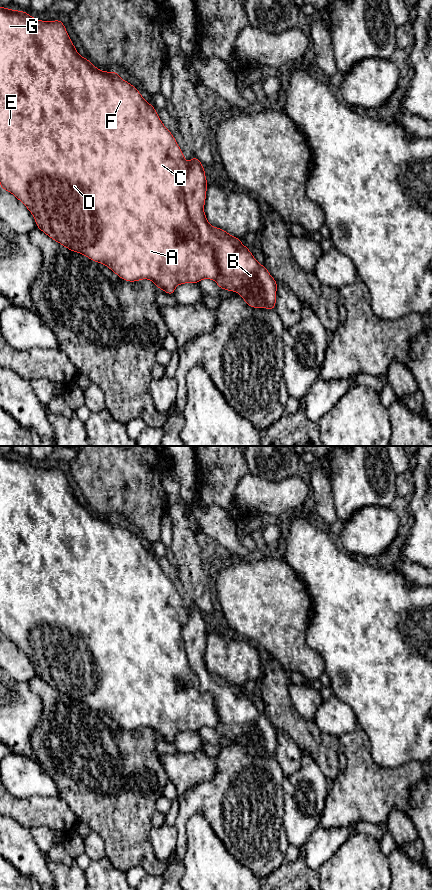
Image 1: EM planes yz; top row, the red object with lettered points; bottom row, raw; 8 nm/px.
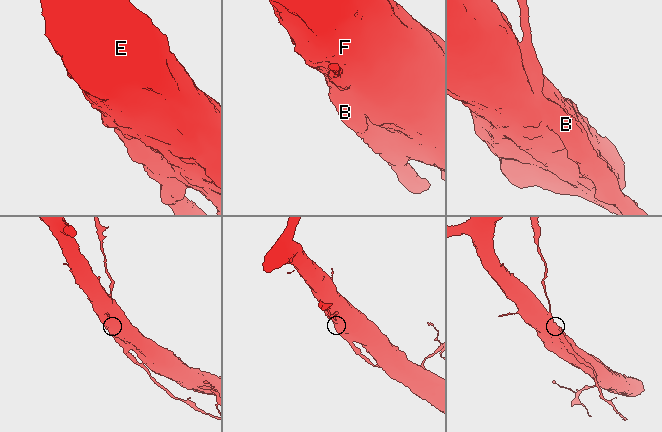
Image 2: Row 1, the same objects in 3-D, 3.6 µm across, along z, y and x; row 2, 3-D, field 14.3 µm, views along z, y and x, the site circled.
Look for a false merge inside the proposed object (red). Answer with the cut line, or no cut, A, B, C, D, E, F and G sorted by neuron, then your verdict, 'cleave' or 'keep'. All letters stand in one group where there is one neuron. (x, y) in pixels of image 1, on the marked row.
cut in yz along (187, 164), (188, 216), (212, 250), (215, 280); A C D E F G / B; cleave

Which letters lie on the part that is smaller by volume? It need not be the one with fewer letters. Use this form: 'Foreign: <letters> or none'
Foreign: B

